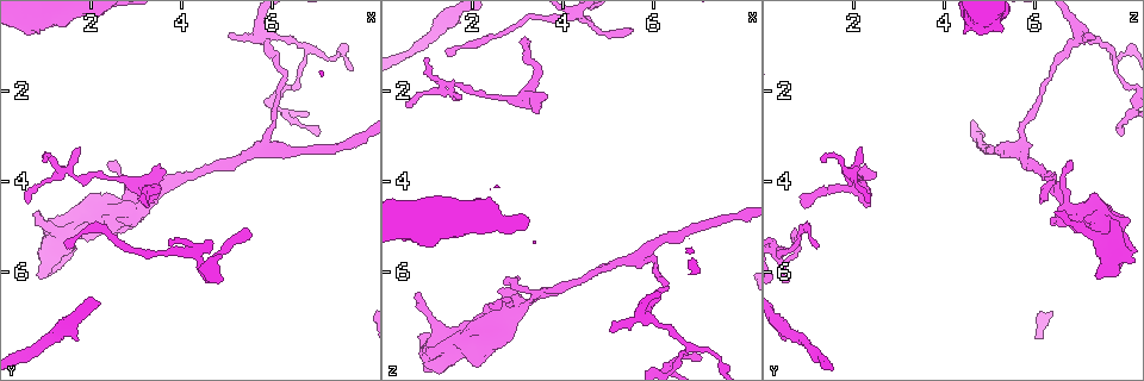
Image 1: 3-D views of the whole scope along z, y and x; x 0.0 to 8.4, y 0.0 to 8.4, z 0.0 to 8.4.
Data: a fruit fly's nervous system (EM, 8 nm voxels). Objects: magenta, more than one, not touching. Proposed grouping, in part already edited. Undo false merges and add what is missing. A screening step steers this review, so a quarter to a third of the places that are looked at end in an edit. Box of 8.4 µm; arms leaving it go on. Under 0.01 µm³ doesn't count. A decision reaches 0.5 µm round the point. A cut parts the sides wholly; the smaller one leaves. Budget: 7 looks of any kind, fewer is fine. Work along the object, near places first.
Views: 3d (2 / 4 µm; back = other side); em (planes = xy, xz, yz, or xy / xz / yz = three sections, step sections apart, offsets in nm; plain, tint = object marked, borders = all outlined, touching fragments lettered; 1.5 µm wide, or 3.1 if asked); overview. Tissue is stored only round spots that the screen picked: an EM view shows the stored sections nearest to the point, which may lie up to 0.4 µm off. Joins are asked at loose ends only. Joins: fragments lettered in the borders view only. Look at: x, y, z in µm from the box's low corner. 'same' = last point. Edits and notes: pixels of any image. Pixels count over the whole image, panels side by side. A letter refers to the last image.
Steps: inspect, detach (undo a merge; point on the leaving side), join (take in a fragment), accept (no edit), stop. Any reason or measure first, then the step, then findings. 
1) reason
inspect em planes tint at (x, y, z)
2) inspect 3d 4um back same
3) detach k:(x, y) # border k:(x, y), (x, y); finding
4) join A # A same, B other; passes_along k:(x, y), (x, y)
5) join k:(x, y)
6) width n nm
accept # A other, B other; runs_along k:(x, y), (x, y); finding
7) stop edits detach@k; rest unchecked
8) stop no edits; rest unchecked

thin end
inspect 3d 2um at (1.45, 5.40, 1.15)

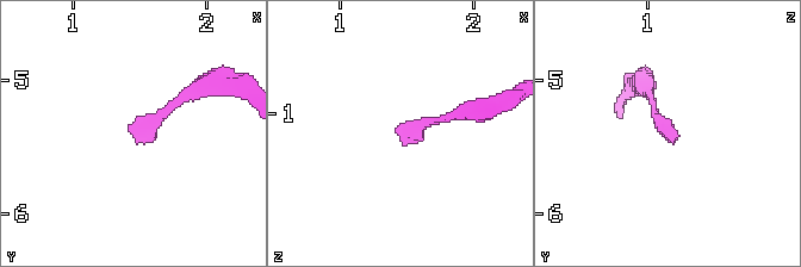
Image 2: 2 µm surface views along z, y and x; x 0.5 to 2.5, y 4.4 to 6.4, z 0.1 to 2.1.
now the EM
inspect em yz step 8 borders at (1.48, 5.46, 1.22)

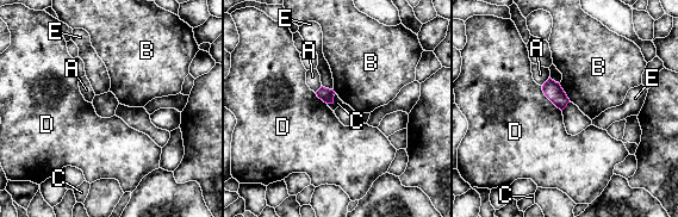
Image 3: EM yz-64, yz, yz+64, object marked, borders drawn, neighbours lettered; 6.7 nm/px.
inspect em xy step 8 borders same

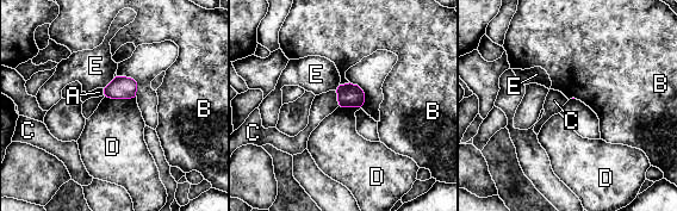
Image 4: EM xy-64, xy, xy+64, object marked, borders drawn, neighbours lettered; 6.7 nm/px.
accept # A other, B other, C other, D other, E other; border 4:(335, 91), (340, 105); none of them fits

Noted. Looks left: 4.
an open end
inspect em 3.1um planes borders at (3.25, 4.55, 0.95)

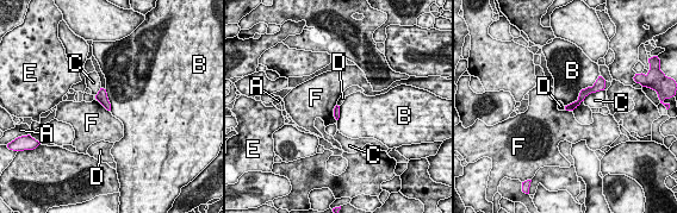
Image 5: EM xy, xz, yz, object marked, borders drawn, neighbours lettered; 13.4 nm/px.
longest_contact B 600 nm
accept # A other, B other, C other, D other, E other, F other; runs_along 5:(596, 85), (572, 106), (567, 107); no lettered fragment goes on from it

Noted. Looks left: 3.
inspect 3d 4um at (3.05, 4.40, 6.15)

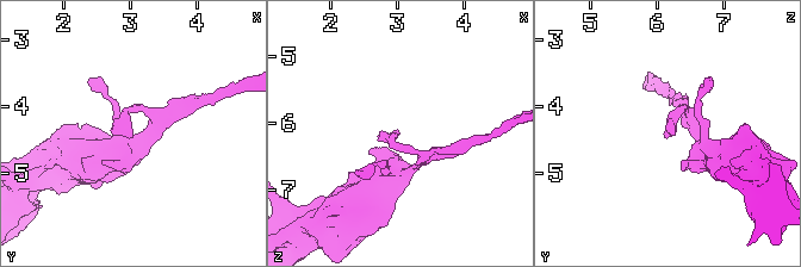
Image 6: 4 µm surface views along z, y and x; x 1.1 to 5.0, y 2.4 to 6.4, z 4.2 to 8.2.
shape alone is not enough
inspect em xz step 8 borders at (3.05, 4.40, 6.10)

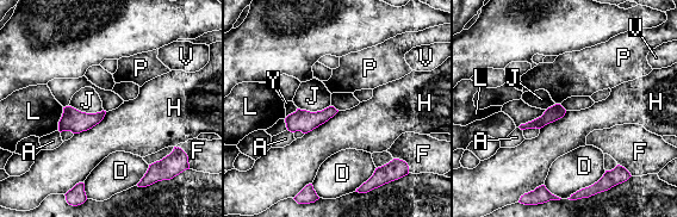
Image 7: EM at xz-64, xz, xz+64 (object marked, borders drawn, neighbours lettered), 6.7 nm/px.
inspect em planes borders same

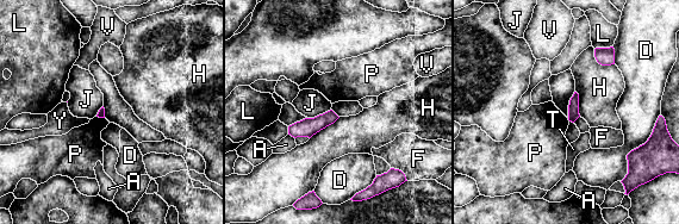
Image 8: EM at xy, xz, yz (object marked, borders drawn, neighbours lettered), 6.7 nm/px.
accept # A other, D other, F other, H other, J other, L other, P other, T other, V other, Y other; border 8:(340, 117), (310, 138); no lettered fragment goes on from it

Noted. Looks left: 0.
stop no edits; rest unchecked

